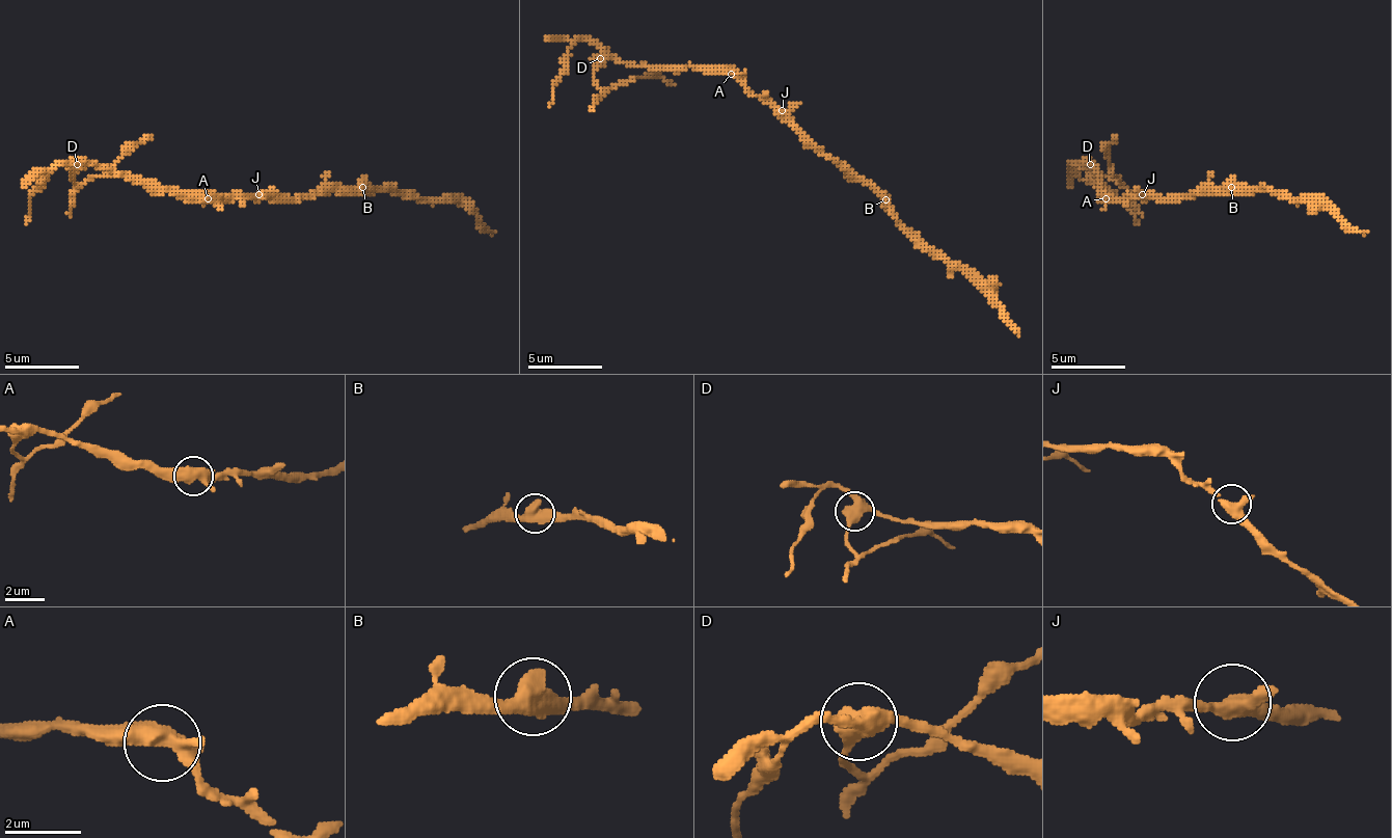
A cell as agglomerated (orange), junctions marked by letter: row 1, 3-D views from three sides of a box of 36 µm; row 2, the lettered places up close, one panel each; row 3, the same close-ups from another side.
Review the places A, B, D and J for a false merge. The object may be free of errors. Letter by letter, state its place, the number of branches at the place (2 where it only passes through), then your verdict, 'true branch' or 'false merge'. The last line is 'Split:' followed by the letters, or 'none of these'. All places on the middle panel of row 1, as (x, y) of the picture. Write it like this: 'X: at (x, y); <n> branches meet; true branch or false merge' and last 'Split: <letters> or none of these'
A: at (731, 74); 3 branches meet; true branch
B: at (885, 199); 2 branches meet; true branch
D: at (600, 58); 3 branches meet; false merge
J: at (782, 110); 3 branches meet; true branch
Split: D

